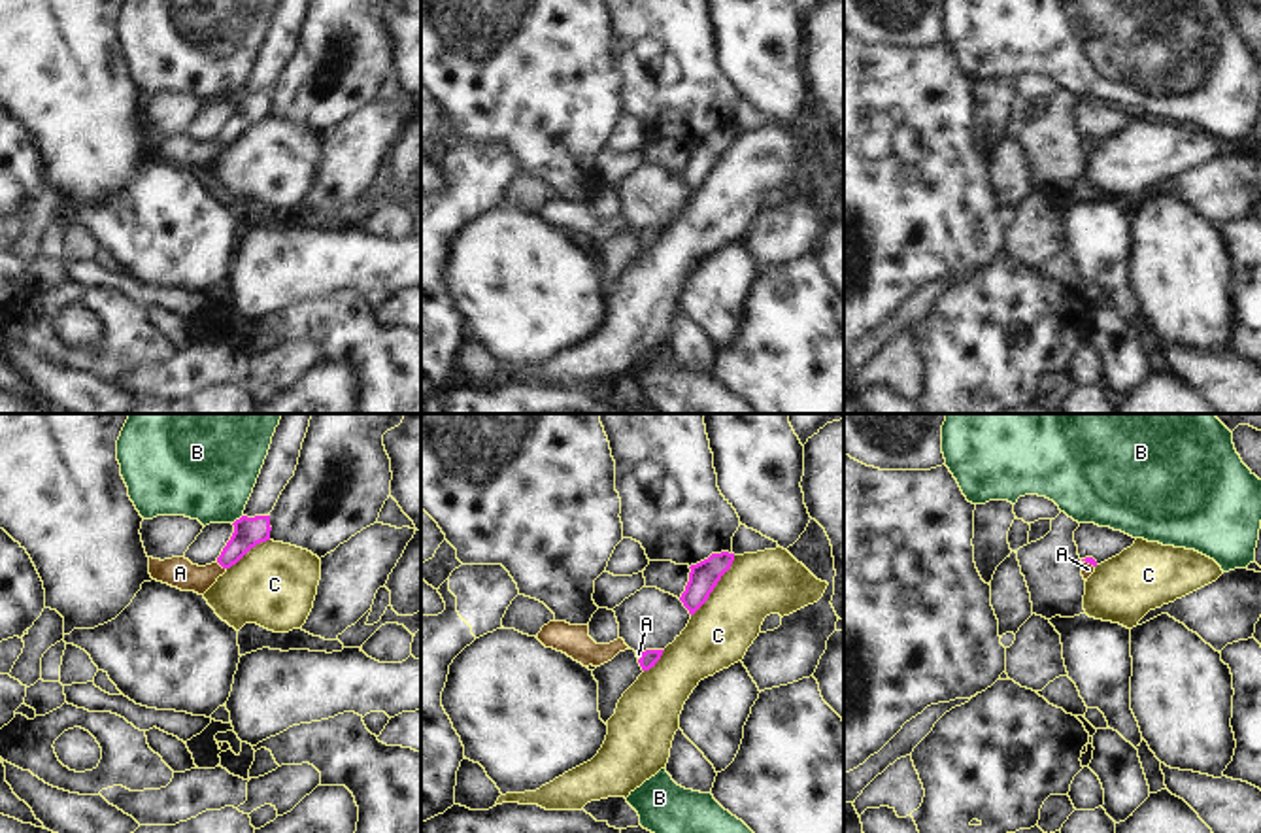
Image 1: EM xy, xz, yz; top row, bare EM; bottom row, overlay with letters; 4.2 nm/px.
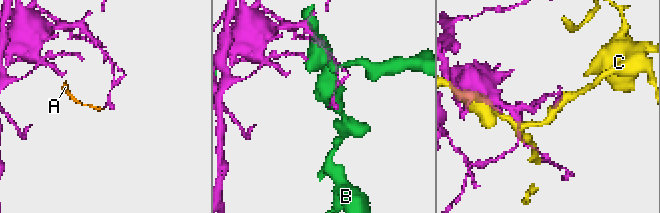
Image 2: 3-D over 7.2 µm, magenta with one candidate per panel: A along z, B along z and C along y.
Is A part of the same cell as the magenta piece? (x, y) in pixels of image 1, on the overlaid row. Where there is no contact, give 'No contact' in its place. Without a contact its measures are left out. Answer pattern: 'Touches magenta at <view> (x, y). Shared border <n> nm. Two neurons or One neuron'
Touches magenta at xy (221, 565). Shared border 60 nm. One neuron

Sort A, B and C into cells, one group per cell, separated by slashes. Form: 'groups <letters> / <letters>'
groups A / B / C

